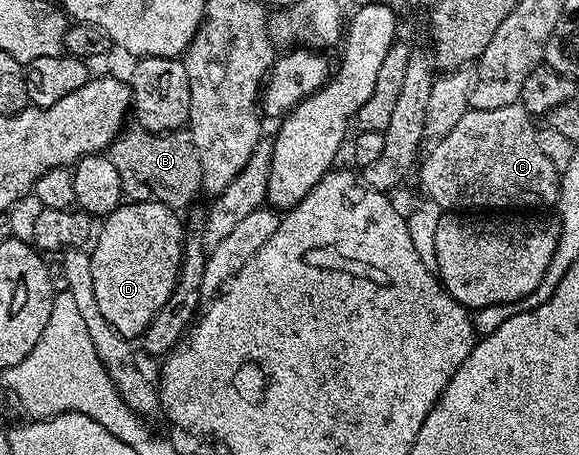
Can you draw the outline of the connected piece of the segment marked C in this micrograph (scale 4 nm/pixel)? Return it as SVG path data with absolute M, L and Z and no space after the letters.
M522 102L509 105L505 109L493 109L492 111L476 111L469 109L465 113L465 117L461 117L461 121L457 121L457 125L453 125L453 129L449 129L449 133L445 137L434 140L431 152L422 156L421 162L417 167L417 176L423 182L423 187L427 190L426 198L430 202L435 203L441 209L467 209L463 207L523 207L519 209L547 209L550 205L559 202L559 176L560 168L553 165L553 161L549 161L549 157L545 157L545 152L541 150L539 144L539 132L536 124L533 122L532 115L523 108Z

